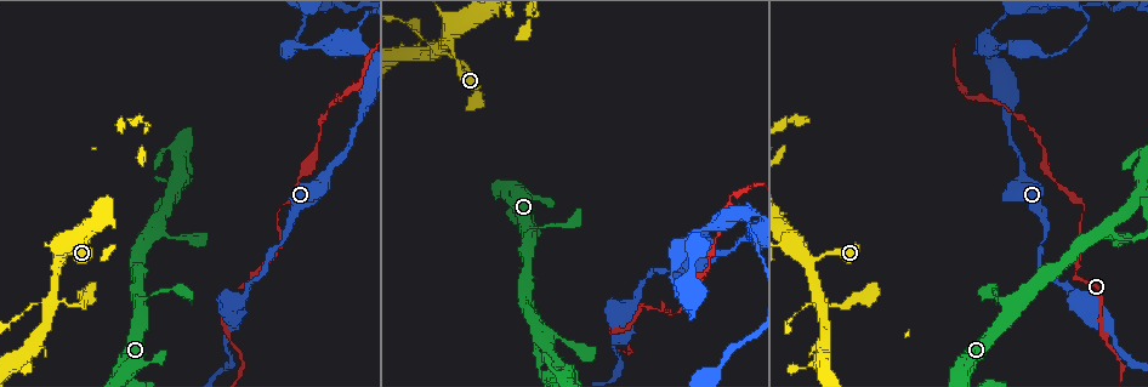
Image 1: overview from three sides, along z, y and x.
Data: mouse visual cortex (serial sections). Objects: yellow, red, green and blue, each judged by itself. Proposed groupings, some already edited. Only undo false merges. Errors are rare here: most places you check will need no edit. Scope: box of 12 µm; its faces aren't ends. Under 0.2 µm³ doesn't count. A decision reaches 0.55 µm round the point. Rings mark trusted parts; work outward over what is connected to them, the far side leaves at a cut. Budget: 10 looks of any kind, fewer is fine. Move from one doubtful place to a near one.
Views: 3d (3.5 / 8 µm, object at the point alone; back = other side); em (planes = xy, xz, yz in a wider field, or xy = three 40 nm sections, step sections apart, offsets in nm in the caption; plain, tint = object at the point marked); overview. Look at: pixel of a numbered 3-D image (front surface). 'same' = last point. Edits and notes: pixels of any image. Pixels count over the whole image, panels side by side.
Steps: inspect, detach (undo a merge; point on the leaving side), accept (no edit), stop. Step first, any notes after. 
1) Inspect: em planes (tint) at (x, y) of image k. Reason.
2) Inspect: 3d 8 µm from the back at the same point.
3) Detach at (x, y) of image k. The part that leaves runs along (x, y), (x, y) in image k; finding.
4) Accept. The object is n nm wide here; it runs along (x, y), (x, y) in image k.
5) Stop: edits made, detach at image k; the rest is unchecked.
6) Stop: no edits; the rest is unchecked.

Inspect: 3d 3.5 µm from the back at (154, 225) of image 1. Branch point.

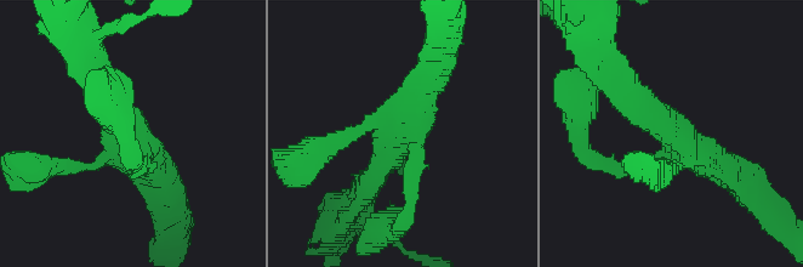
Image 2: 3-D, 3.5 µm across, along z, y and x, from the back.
Inspect: em xy step 5 (tint) at (404, 133) of image 2. Shape alone is not enough.

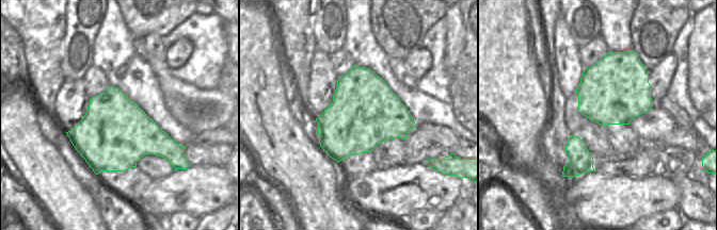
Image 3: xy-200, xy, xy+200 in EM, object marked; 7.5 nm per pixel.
Accept. It runs along (733, 174), (690, 152), (625, 84) in image 2; one cell here.

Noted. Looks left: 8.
Inspect: 3d 3.5 µm at (1100, 311) of image 1. Narrows sharply.

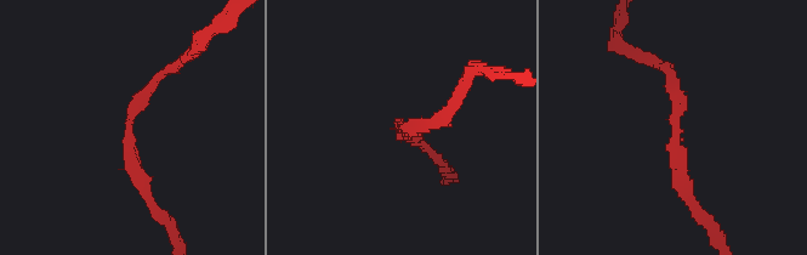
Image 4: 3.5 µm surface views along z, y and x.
Accept. The arms are 150, 200 nm wide; it runs along (664, 67), (692, 204) in image 4; one cell here.

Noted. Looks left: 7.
Inspect: 3d 8 µm at (286, 204) of image 1. Sharp bend.

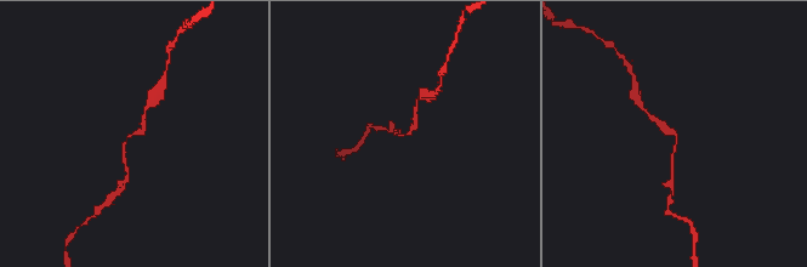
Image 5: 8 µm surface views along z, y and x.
Inspect: 3d 3.5 µm at (136, 133) of image 5. Zoom in.

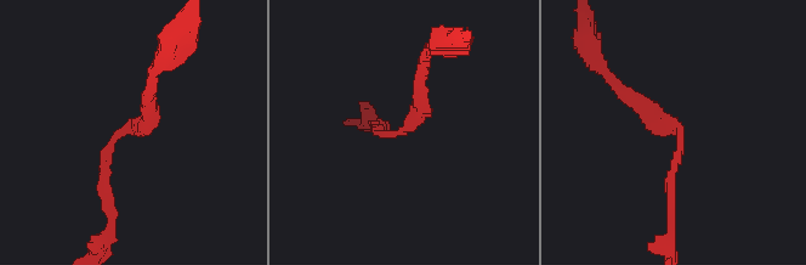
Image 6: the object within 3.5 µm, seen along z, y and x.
Inspect: em xy step 2 (tint) at (127, 129) of image 6. Now the EM.

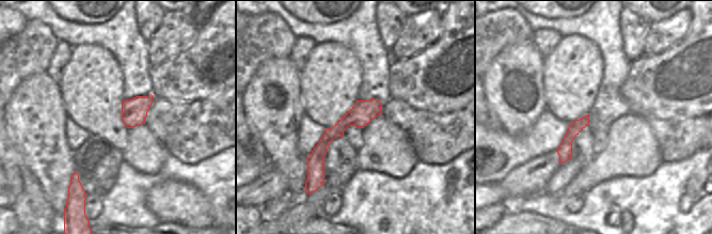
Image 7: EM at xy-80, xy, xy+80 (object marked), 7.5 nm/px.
Accept. It runs along (376, 103), (325, 142), (320, 181) in image 7; all the same cell.

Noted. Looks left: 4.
Inspect: 3d 3.5 µm at (979, 43) of image 1. Abrupt turn.

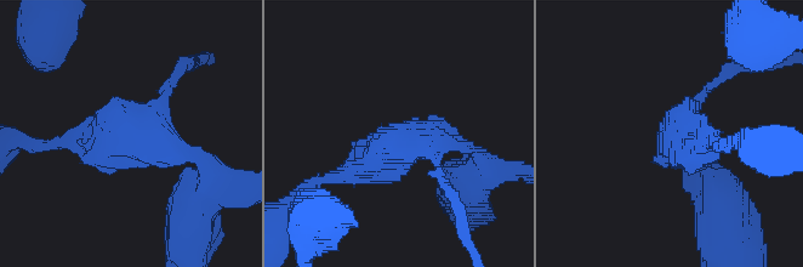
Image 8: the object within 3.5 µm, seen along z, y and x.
Inspect: em planes (tint) at (150, 143) of image 8. 3 arms meet here; the arms are 150, 250, 450 nm wide.

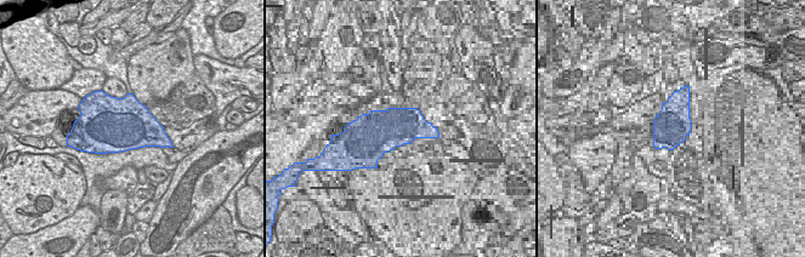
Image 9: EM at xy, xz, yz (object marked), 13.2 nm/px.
Accept. It runs along (208, 175), (148, 141), (77, 141) in image 8; all the same cell.

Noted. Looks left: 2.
Stop: no edits; the rest is unchecked.

